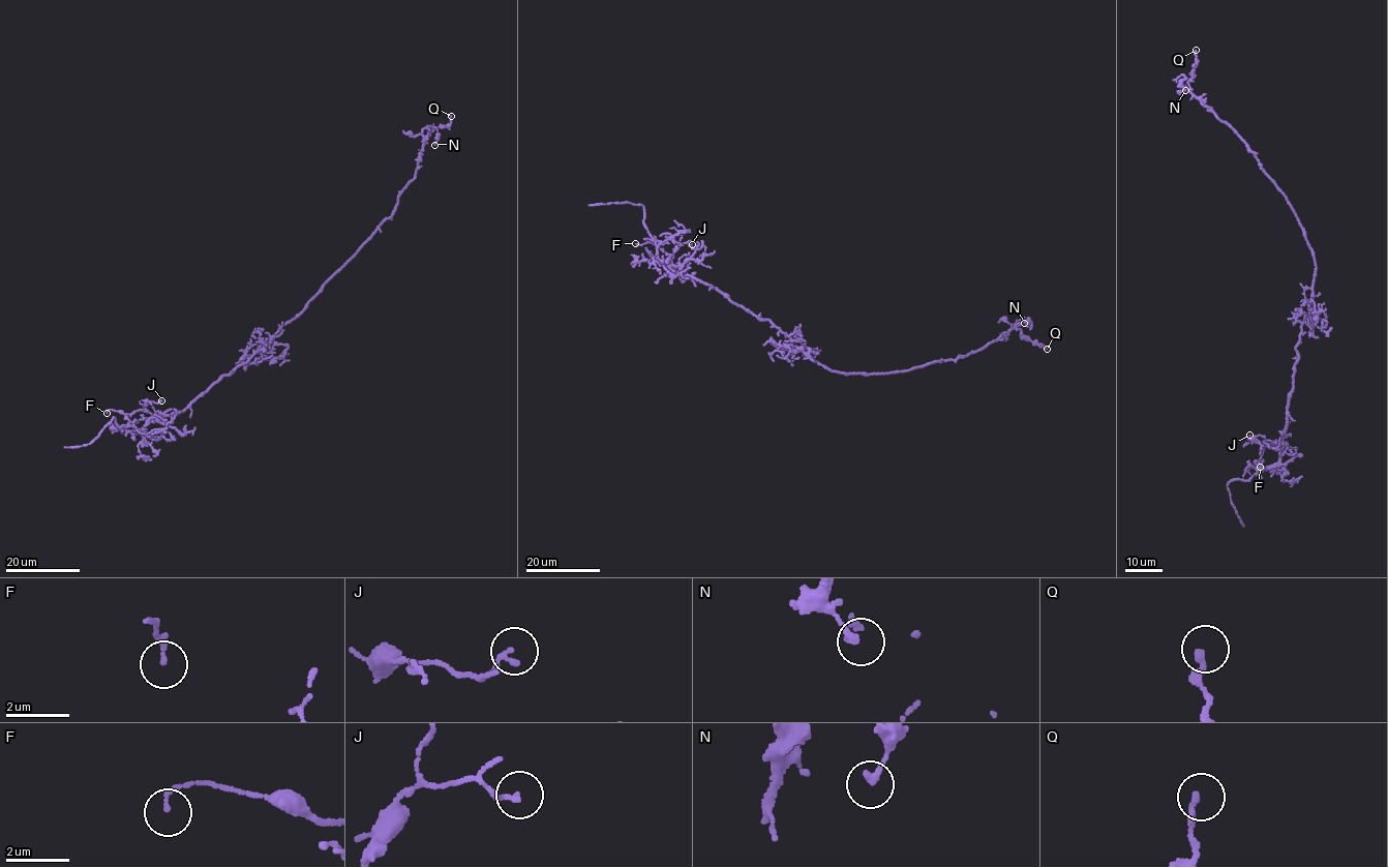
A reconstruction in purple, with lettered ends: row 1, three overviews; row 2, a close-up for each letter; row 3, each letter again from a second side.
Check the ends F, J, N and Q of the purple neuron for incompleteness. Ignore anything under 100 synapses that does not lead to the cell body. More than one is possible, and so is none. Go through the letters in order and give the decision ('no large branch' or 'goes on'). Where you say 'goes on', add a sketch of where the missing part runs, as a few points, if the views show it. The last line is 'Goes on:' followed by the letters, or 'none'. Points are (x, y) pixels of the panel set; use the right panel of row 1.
F: no large branch
J: no large branch
N: no large branch
Q: no large branch
Goes on: none

